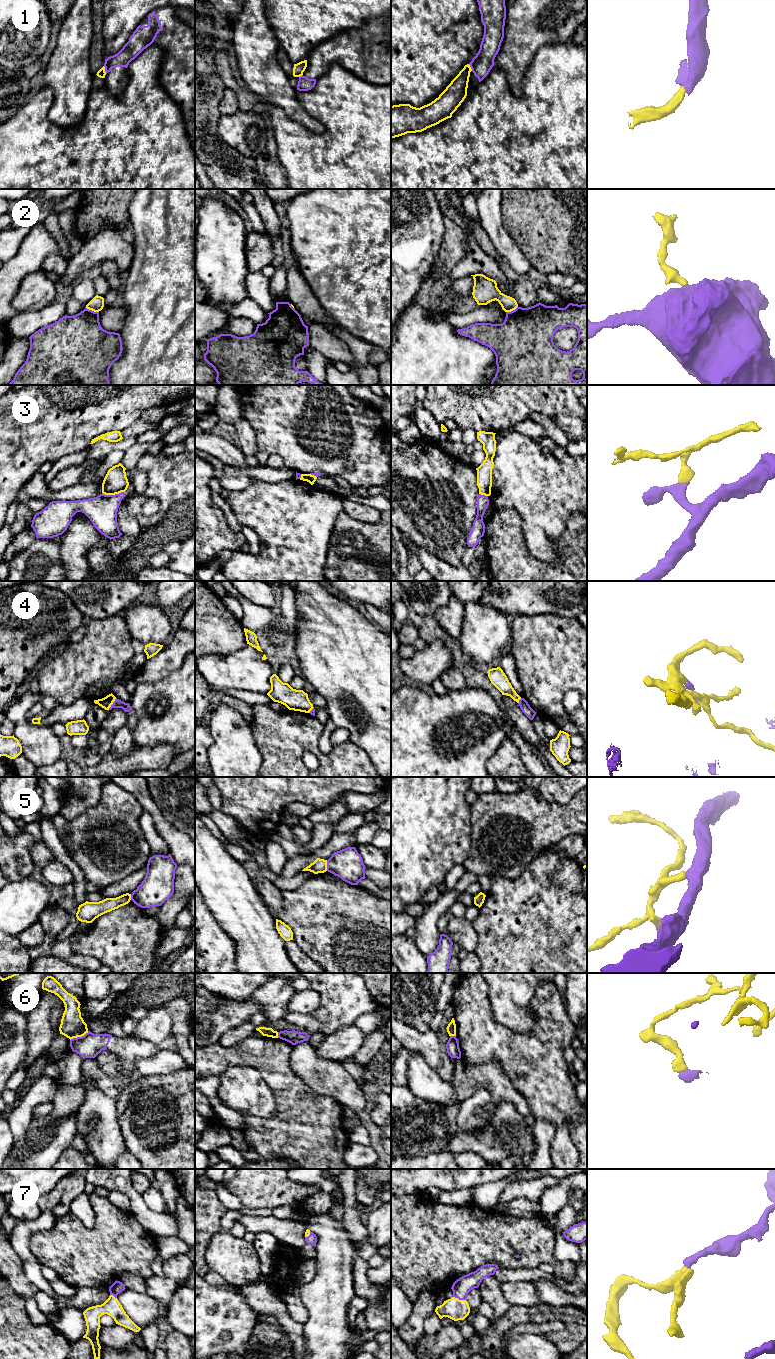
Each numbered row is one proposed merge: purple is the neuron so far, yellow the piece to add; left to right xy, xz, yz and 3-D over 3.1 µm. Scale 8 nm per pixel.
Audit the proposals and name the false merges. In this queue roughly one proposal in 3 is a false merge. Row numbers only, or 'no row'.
1, 2, 3, 4, 5, 6

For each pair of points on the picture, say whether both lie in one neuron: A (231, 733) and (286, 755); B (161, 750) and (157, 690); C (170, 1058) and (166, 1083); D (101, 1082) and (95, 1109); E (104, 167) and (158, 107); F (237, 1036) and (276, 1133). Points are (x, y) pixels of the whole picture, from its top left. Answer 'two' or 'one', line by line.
A: two
B: two
C: two
D: two
E: one
F: two

